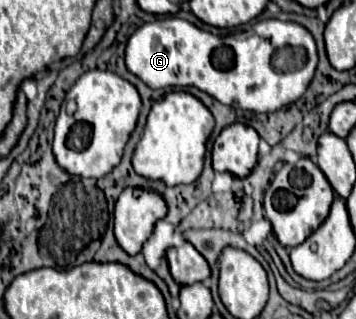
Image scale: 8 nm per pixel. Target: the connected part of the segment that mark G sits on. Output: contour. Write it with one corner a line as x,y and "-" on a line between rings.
169,16
139,26
125,46
127,70
149,88
195,86
221,104
251,110
275,112
303,96
315,68
317,46
307,28
277,18
259,20
253,30
217,36
191,22

